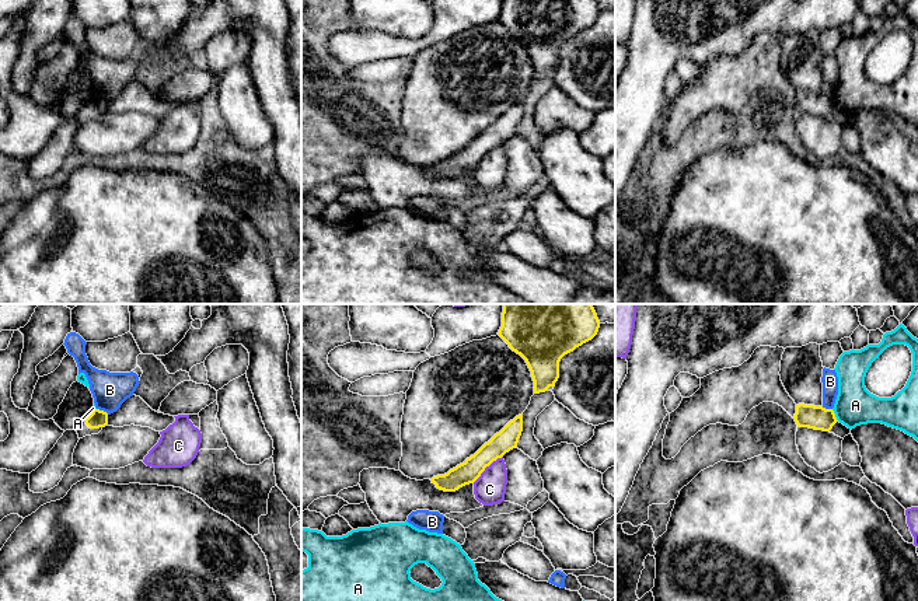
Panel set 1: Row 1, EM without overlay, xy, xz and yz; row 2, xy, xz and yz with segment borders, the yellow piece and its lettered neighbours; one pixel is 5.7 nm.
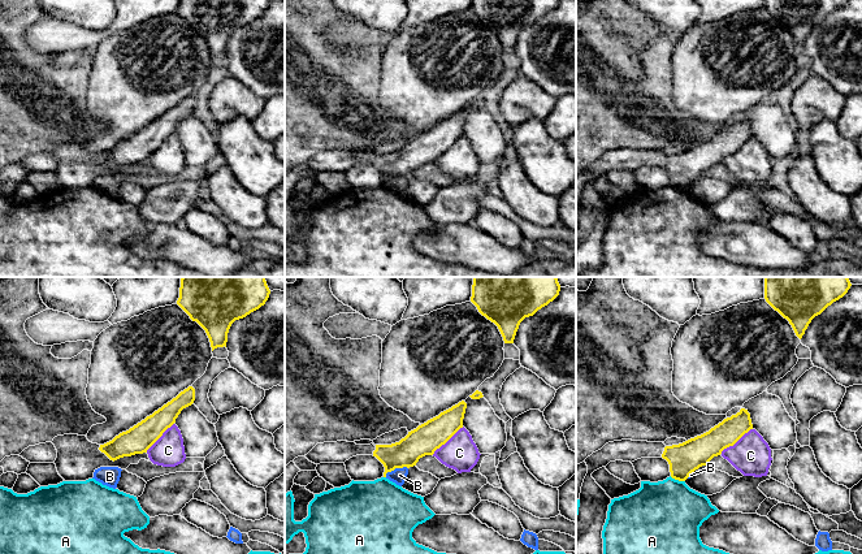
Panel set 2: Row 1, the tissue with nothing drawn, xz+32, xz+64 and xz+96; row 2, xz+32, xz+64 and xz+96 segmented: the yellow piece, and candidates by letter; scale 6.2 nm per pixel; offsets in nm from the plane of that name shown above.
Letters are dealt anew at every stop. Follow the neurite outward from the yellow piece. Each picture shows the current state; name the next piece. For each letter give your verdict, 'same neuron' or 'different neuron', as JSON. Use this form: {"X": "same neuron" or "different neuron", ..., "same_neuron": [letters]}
{"A": "different neuron", "B": "different neuron", "C": "different neuron", "same_neuron": []}

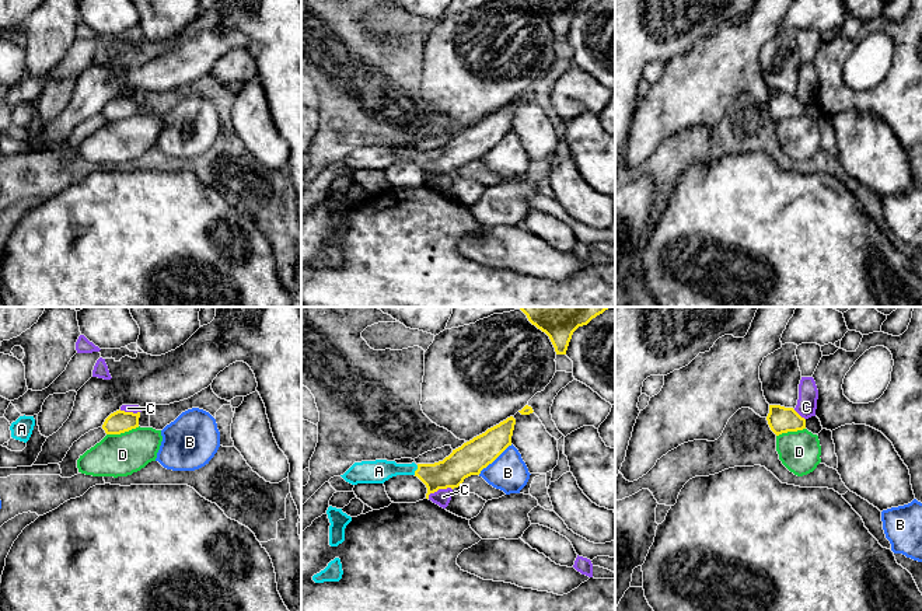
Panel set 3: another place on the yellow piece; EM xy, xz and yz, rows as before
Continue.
{"A": "same neuron", "B": "different neuron", "C": "different neuron", "D": "different neuron", "same_neuron": ["A"]}

